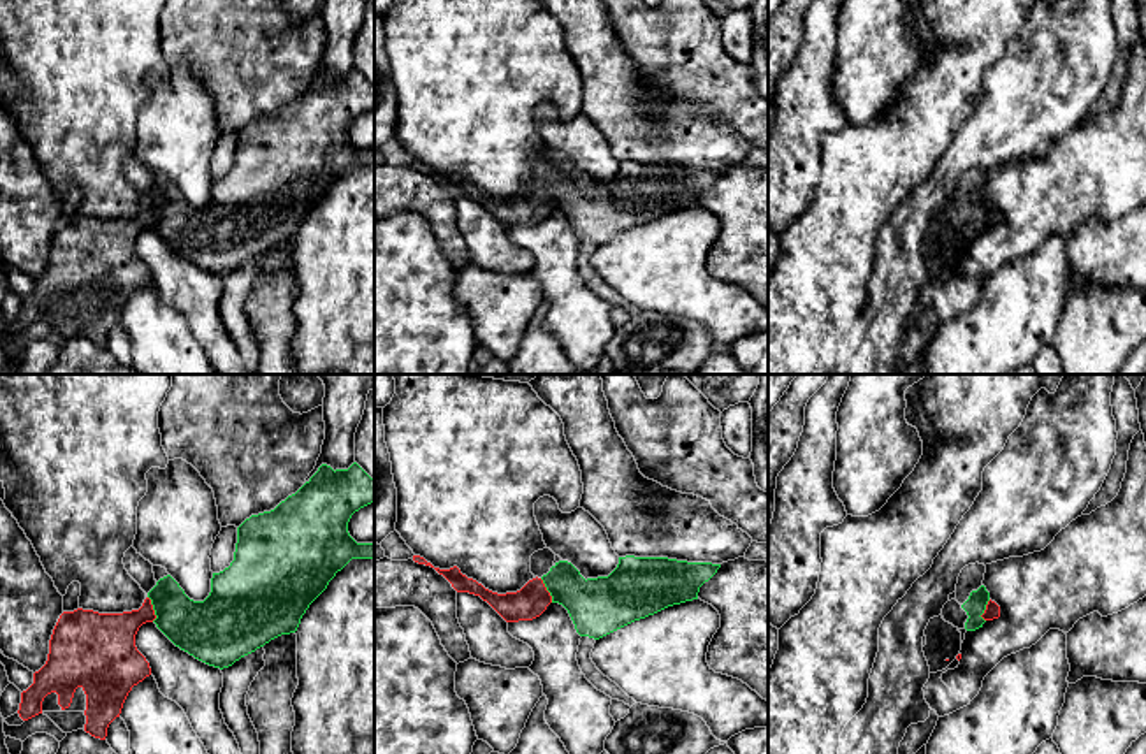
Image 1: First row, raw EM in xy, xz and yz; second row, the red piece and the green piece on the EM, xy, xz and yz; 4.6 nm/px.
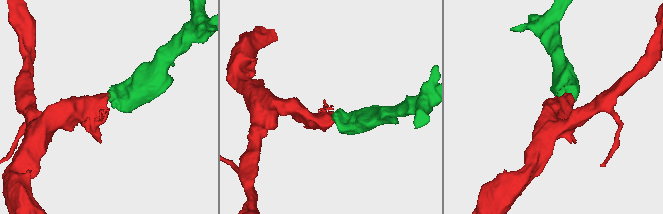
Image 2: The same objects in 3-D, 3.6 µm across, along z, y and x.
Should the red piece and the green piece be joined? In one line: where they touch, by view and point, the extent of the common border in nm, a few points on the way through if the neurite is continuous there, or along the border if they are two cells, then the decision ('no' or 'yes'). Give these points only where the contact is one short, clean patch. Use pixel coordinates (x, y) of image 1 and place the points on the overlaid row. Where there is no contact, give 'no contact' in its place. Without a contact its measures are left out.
xy (152, 608) | 120 nm | across xy (108, 640), (152, 608), (169, 608), (201, 628) | yes

